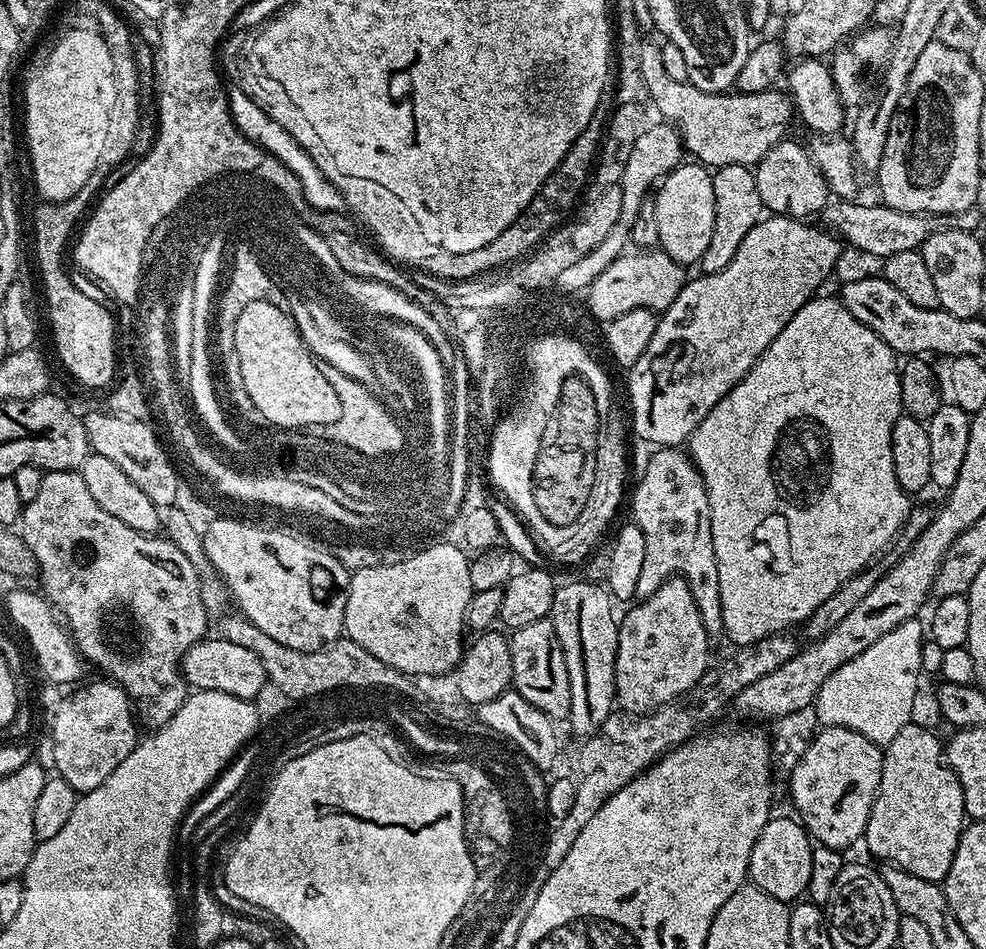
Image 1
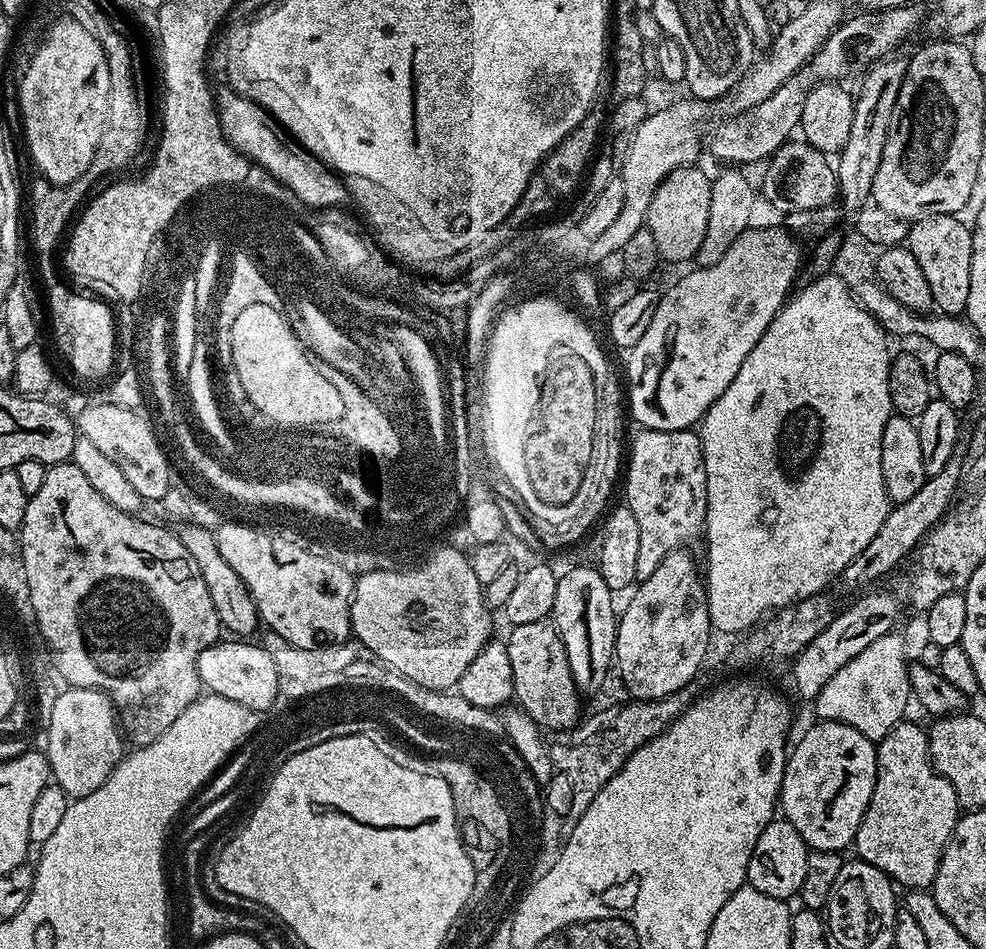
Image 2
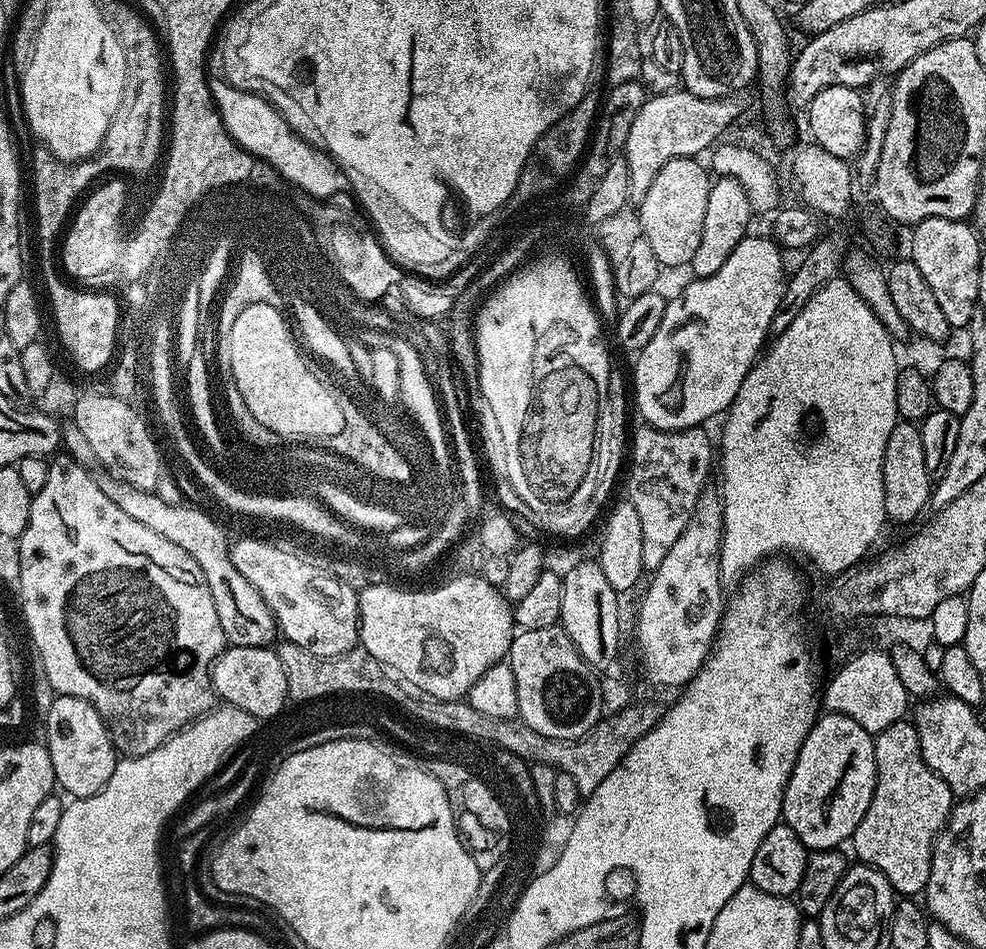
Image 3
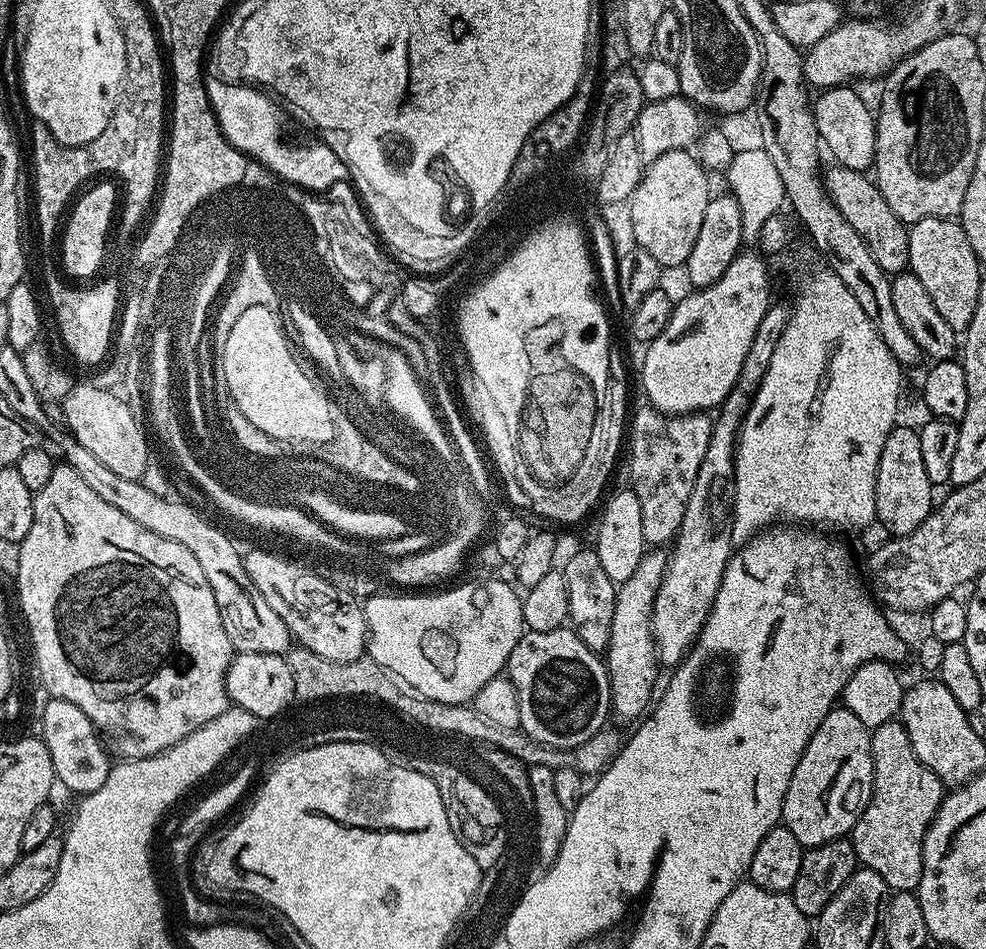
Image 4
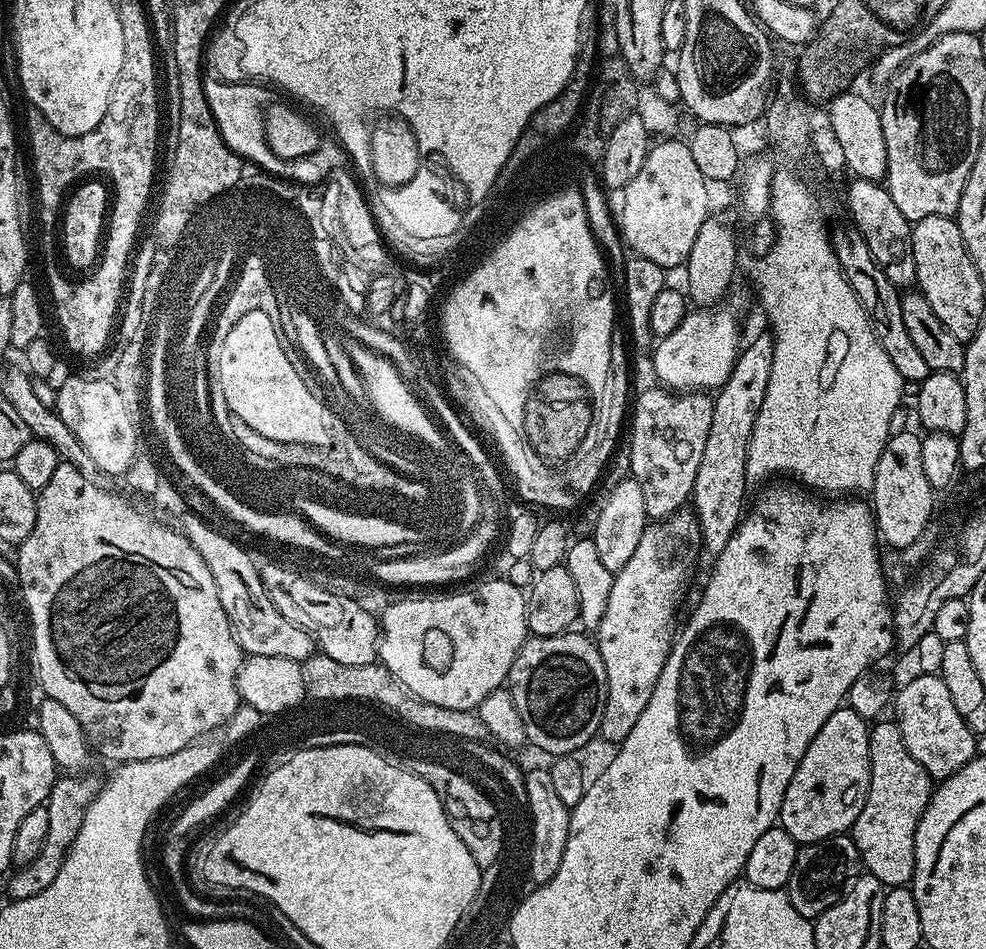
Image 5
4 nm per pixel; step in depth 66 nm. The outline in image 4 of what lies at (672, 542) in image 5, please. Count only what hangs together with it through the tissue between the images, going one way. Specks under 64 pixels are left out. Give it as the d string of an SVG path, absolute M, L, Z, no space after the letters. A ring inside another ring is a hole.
M664 550L645 551L642 562L638 562L638 570L626 581L619 585L616 593L616 605L614 606L614 622L610 622L610 638L606 649L606 667L608 669L608 681L610 682L610 698L612 699L611 715L616 716L622 723L628 724L639 721L649 711L654 700L656 688L656 643L652 641L652 607L654 598L658 594L658 586L662 586L664 571L668 568L669 553Z

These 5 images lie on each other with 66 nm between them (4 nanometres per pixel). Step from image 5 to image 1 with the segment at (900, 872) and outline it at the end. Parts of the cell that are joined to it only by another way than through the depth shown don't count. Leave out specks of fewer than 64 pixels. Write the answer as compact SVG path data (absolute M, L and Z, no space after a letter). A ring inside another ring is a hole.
M919 722L902 726L897 736L883 745L882 774L874 806L870 810L870 818L866 822L866 830L862 837L862 844L868 847L869 854L877 856L880 862L892 864L895 868L901 868L935 884L940 884L946 878L950 862L954 862L960 833L966 827L962 786L944 758L944 749L942 740L930 729L923 728Z

